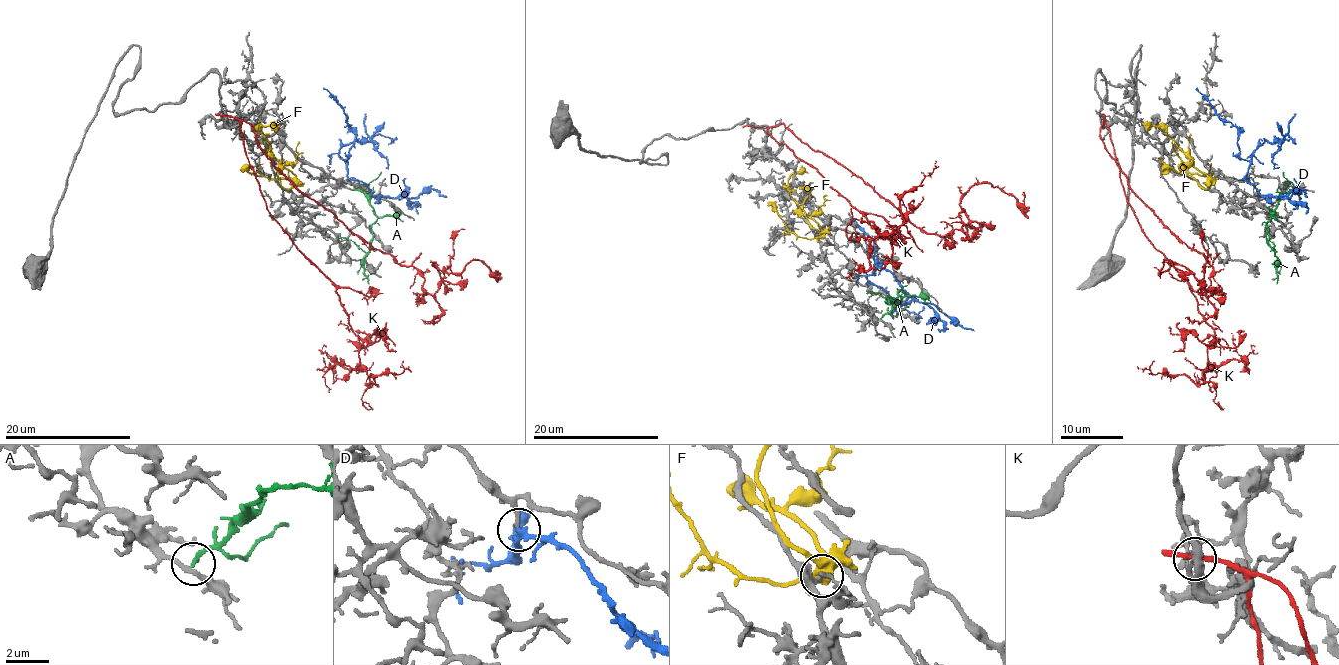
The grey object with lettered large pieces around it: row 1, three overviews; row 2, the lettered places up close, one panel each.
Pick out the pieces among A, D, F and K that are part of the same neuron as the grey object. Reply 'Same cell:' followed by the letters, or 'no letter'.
Same cell: D

